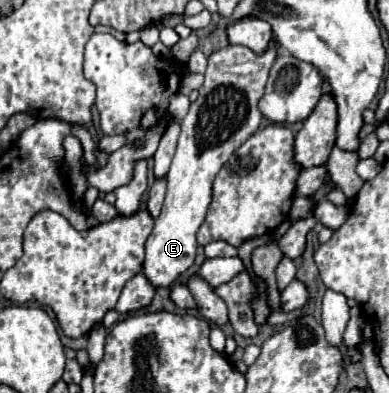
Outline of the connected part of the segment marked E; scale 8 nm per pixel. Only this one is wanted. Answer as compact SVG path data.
M270 43L264 55L256 55L254 51L248 51L240 45L228 45L210 55L200 95L196 103L190 105L188 115L180 121L182 133L170 171L166 175L166 201L144 247L146 259L142 273L152 287L170 287L194 263L198 247L196 231L204 223L204 215L212 201L212 179L228 161L228 157L258 131L262 121L258 101L264 95L268 71L274 59L276 43Z

